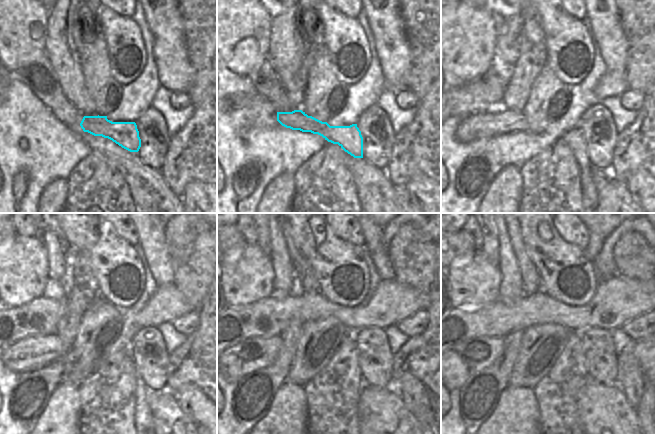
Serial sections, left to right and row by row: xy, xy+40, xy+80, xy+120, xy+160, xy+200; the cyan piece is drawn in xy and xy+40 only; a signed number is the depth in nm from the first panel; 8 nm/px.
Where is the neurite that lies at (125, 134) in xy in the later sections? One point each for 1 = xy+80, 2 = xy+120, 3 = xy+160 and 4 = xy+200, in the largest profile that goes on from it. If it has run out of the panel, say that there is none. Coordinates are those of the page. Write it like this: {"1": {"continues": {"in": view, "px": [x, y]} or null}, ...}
{"1": {"continues": {"in": "xy+80", "px": [501, 121]}}, "2": {"continues": {"in": "xy+120", "px": [32, 353]}}, "3": {"continues": {"in": "xy+160", "px": [253, 354]}}, "4": {"continues": {"in": "xy+200", "px": [462, 361]}}}

